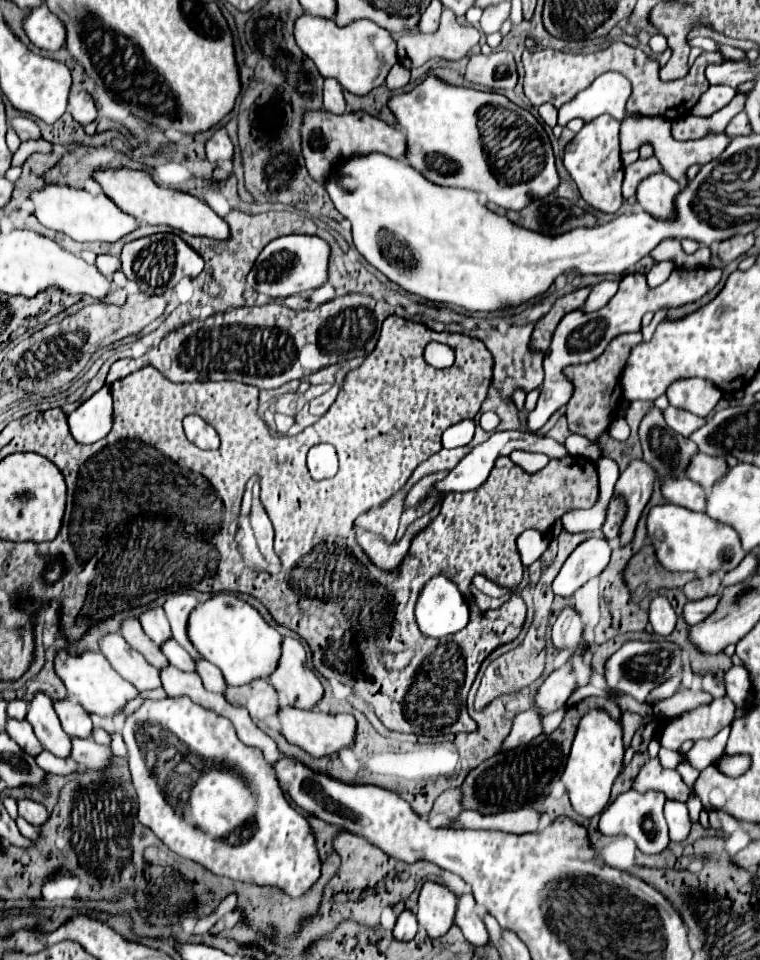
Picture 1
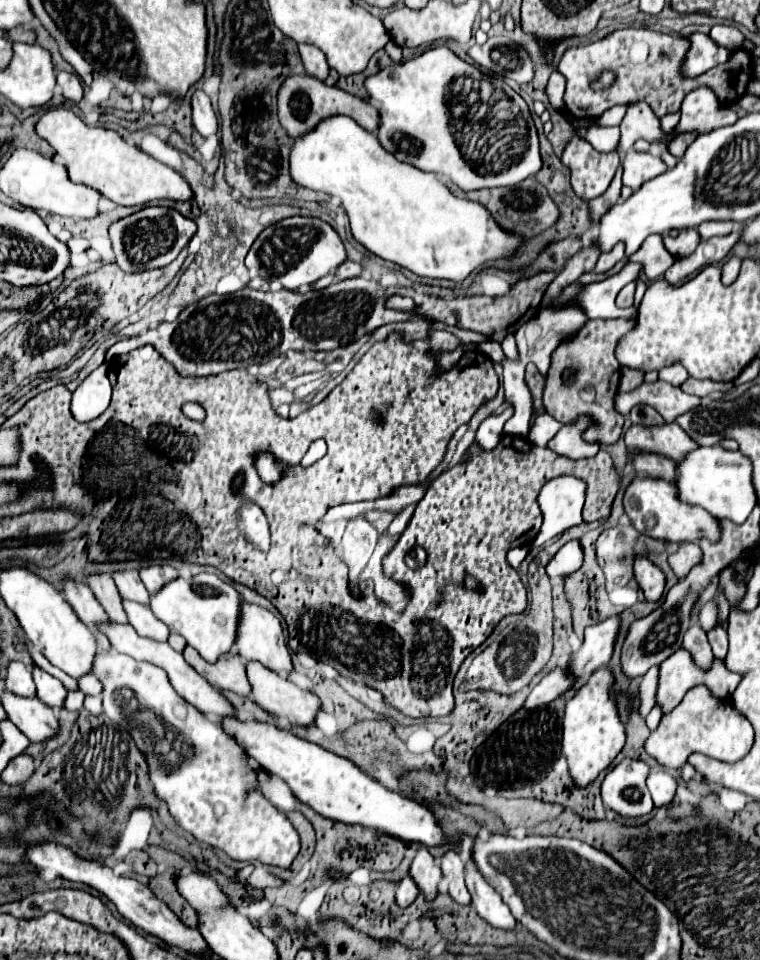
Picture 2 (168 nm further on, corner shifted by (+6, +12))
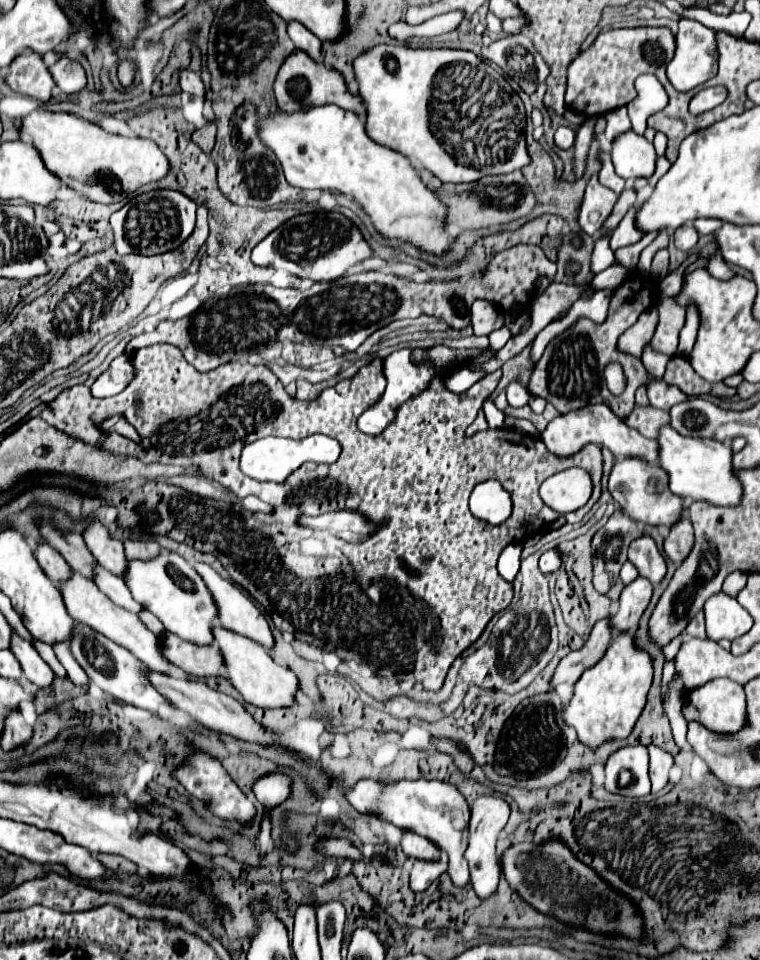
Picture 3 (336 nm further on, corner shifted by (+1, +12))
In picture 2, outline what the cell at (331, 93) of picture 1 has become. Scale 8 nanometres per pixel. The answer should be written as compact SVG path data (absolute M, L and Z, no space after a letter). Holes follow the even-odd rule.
M308 44L298 46L298 48L300 48L300 56L302 56L302 62L304 62L306 74L308 76L316 76L318 80L324 82L328 78L328 72L330 72L326 56L318 48L312 48Z

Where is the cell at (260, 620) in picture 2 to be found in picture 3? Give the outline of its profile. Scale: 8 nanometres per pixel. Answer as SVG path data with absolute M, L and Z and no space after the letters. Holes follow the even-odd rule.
M197 562L193 564L193 568L197 570L197 574L203 578L209 594L213 596L213 602L217 606L217 616L219 616L219 622L223 628L229 628L241 636L249 636L251 640L257 640L261 646L265 648L273 648L273 634L271 634L271 628L269 628L269 622L267 618L263 616L263 612L251 602L251 598L241 592L233 582L221 578L209 564L203 564L203 562Z

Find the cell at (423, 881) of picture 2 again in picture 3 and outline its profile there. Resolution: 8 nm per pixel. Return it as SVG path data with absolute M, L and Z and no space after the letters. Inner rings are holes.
M405 832L403 834L401 848L409 858L425 856L425 860L433 860L433 856L441 856L441 850L437 850L437 846L429 838L423 838L415 832Z

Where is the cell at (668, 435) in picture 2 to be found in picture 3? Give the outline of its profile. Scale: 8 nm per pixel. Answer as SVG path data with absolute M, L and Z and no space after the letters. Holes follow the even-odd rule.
M635 406L631 414L625 418L625 424L639 430L643 436L655 440L657 428L661 428L661 424L669 424L669 414L653 406Z

